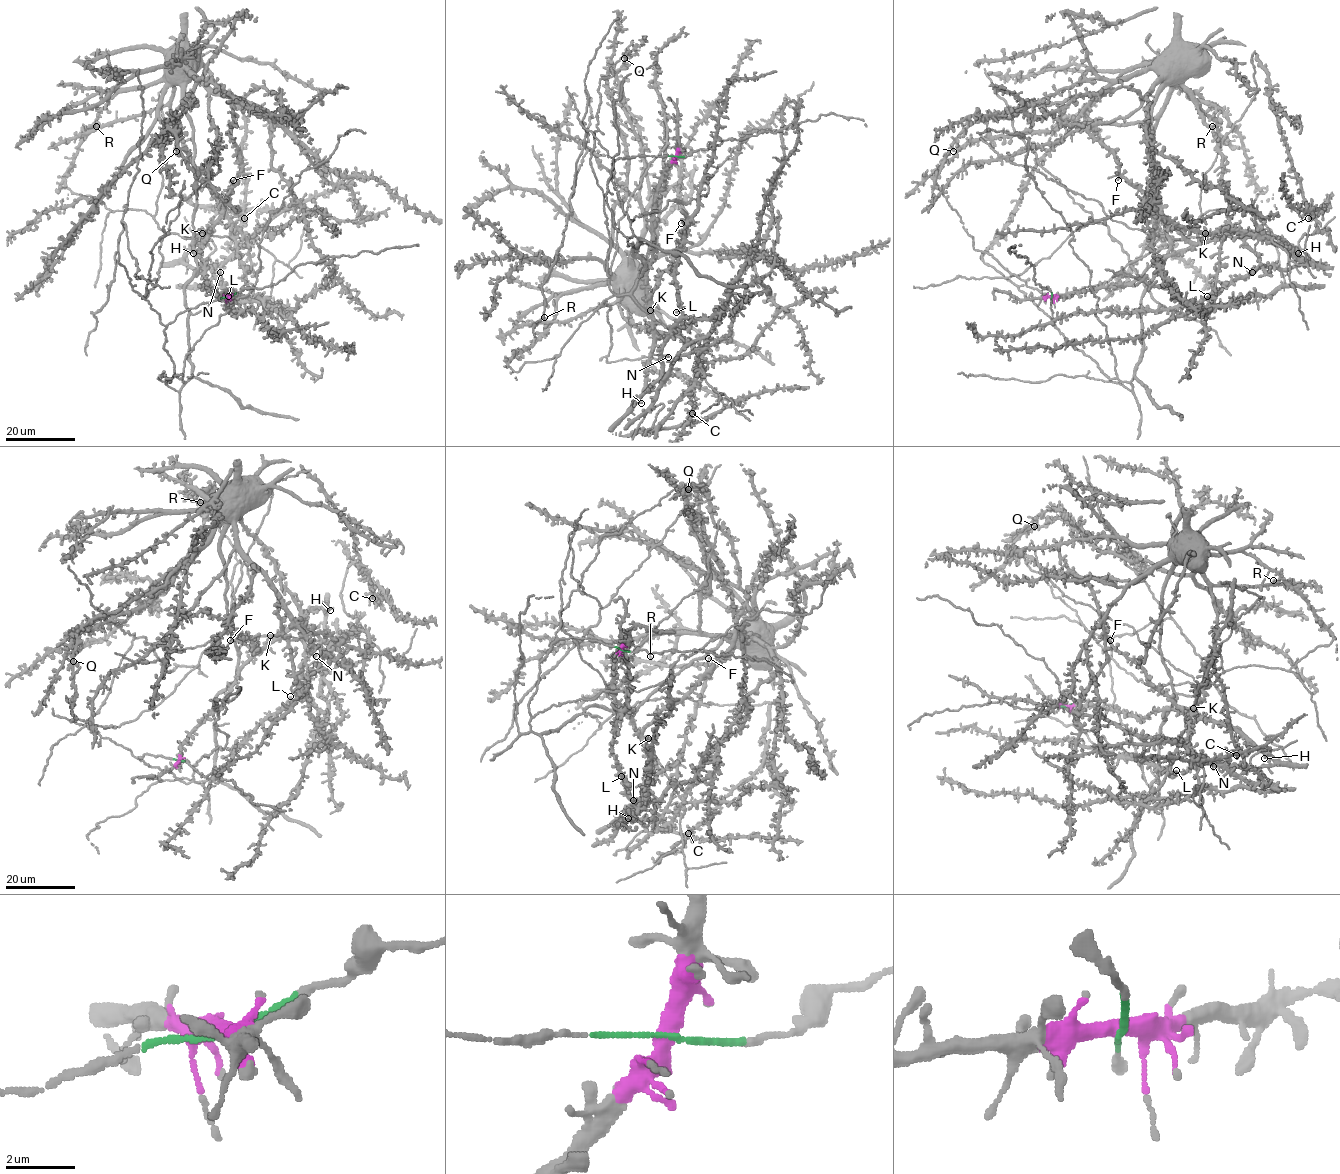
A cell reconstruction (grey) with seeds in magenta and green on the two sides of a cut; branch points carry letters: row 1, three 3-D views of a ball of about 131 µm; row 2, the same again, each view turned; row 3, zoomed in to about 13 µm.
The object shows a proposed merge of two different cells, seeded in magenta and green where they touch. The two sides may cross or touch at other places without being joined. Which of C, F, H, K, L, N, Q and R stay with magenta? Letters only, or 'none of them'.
F, H, K, L, N

